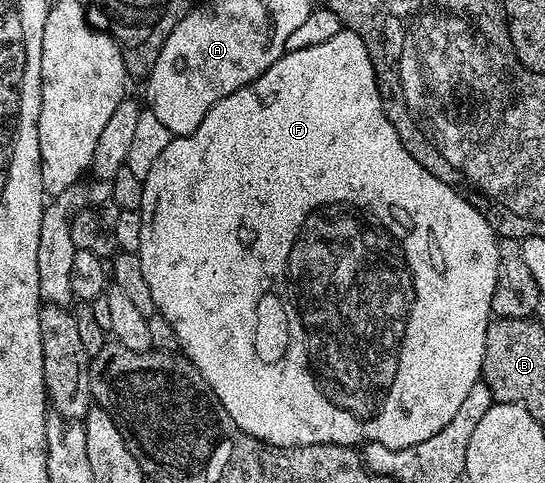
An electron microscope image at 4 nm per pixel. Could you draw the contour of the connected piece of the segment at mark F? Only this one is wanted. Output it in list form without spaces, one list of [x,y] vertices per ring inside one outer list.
[[[341,29],[330,37],[330,41],[322,41],[322,45],[310,45],[306,49],[297,51],[285,51],[270,69],[266,69],[252,83],[247,83],[242,89],[222,97],[202,117],[202,125],[194,129],[194,133],[189,135],[177,135],[162,149],[158,156],[158,161],[154,161],[154,166],[150,168],[150,173],[144,178],[144,188],[142,189],[142,205],[139,209],[142,217],[142,245],[139,249],[139,257],[142,261],[142,274],[146,277],[146,285],[150,285],[150,297],[154,297],[154,305],[158,314],[166,317],[170,321],[170,329],[174,329],[174,334],[178,336],[180,351],[185,359],[189,359],[202,373],[204,380],[212,387],[212,392],[218,397],[218,401],[234,417],[234,421],[246,433],[258,437],[264,443],[270,443],[273,447],[301,447],[302,445],[314,445],[315,443],[337,443],[338,445],[363,445],[365,443],[381,443],[390,449],[406,449],[410,445],[418,445],[418,441],[430,441],[434,433],[446,429],[450,425],[450,417],[462,409],[462,401],[474,389],[474,385],[481,382],[482,357],[486,349],[486,329],[493,318],[492,298],[496,292],[496,282],[498,281],[498,249],[500,244],[494,228],[488,223],[486,217],[482,215],[470,203],[461,196],[450,185],[444,184],[434,177],[434,173],[427,172],[418,161],[402,145],[394,125],[384,112],[380,90],[376,84],[376,74],[374,65],[370,61],[370,53],[358,37],[358,33],[347,29]]]

